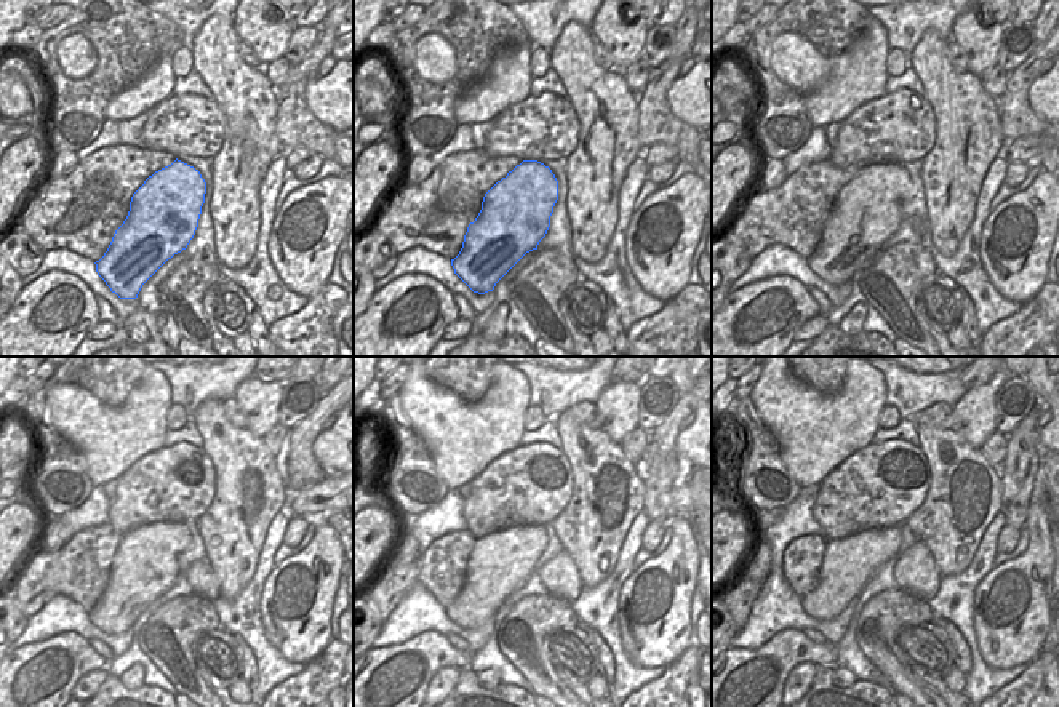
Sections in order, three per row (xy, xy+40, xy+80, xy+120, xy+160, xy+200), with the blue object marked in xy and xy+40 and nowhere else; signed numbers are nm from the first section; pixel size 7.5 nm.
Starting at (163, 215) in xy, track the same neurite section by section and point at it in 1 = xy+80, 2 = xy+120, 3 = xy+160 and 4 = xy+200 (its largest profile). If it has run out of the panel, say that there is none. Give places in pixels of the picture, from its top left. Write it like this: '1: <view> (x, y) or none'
1: xy+80 (867, 210)
2: xy+120 (146, 563)
3: xy+160 (499, 563)
4: xy+200 (848, 565)

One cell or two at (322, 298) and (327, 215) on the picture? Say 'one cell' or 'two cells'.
two cells

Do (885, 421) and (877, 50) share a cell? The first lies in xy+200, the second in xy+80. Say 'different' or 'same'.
different

